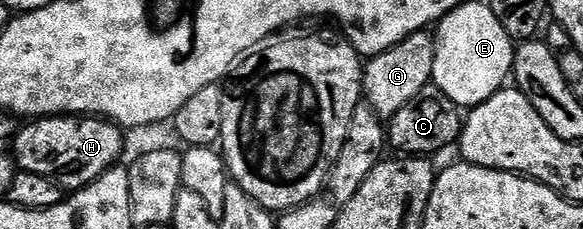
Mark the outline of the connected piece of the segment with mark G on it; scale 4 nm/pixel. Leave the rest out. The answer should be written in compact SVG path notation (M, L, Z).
M422 31L420 33L413 33L408 39L397 44L395 48L380 53L379 56L372 57L366 62L362 70L362 94L364 100L371 105L380 118L388 119L394 117L407 103L418 100L425 91L423 89L426 86L430 86L434 71L435 49L436 42L434 38L428 32Z

